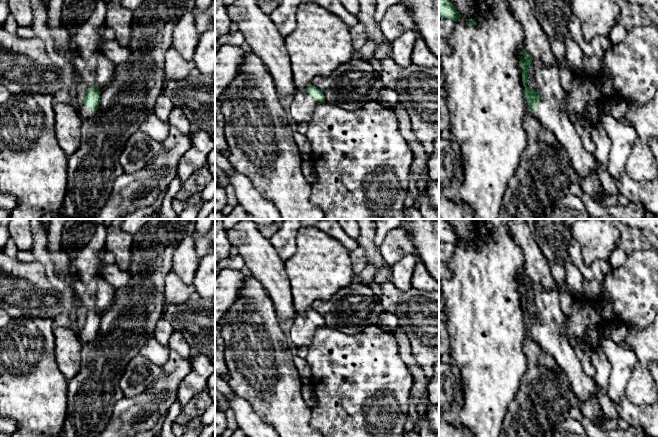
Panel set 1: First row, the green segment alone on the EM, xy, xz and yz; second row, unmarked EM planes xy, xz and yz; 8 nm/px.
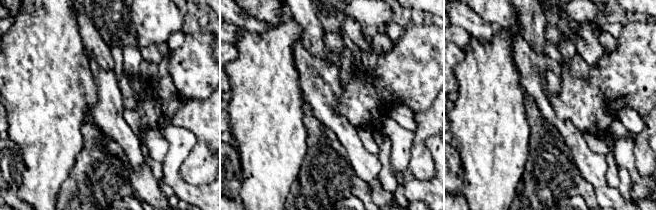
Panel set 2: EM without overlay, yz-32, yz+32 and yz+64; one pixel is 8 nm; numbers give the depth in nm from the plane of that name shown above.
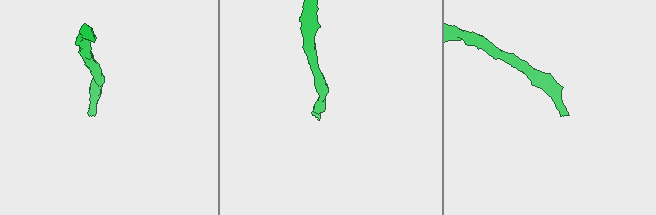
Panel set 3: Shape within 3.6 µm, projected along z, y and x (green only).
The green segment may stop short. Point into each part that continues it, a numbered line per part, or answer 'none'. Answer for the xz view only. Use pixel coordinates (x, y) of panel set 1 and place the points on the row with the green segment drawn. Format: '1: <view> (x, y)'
1: xz (302, 107)

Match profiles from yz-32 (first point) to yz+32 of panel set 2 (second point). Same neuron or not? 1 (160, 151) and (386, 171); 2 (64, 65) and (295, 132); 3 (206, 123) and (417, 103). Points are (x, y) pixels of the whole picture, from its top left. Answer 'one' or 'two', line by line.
1: one
2: one
3: two

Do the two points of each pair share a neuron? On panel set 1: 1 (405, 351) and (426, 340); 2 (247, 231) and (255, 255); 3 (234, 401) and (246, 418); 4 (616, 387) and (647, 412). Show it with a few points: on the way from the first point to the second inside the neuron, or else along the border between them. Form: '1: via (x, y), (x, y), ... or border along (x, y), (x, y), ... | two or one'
1: border along (402, 326), (409, 341), (412, 355), (422, 369) | two
2: via (247, 237), (255, 249) | one
3: via (238, 405), (245, 414) | one
4: via (618, 397), (633, 412), (637, 412) | one

